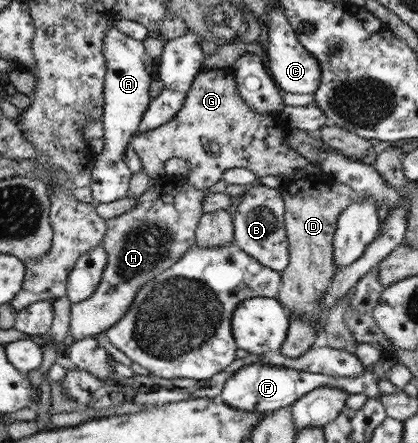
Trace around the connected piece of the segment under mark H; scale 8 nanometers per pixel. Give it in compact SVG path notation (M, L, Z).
M163 174L152 178L151 186L141 196L137 197L135 208L129 212L106 221L106 234L102 239L108 262L103 272L100 284L92 296L77 303L71 303L70 334L73 340L79 341L87 337L96 337L122 321L129 313L137 292L152 281L153 278L170 268L183 257L187 250L196 242L196 230L203 216L203 199L208 190L195 190L186 176L169 176Z

